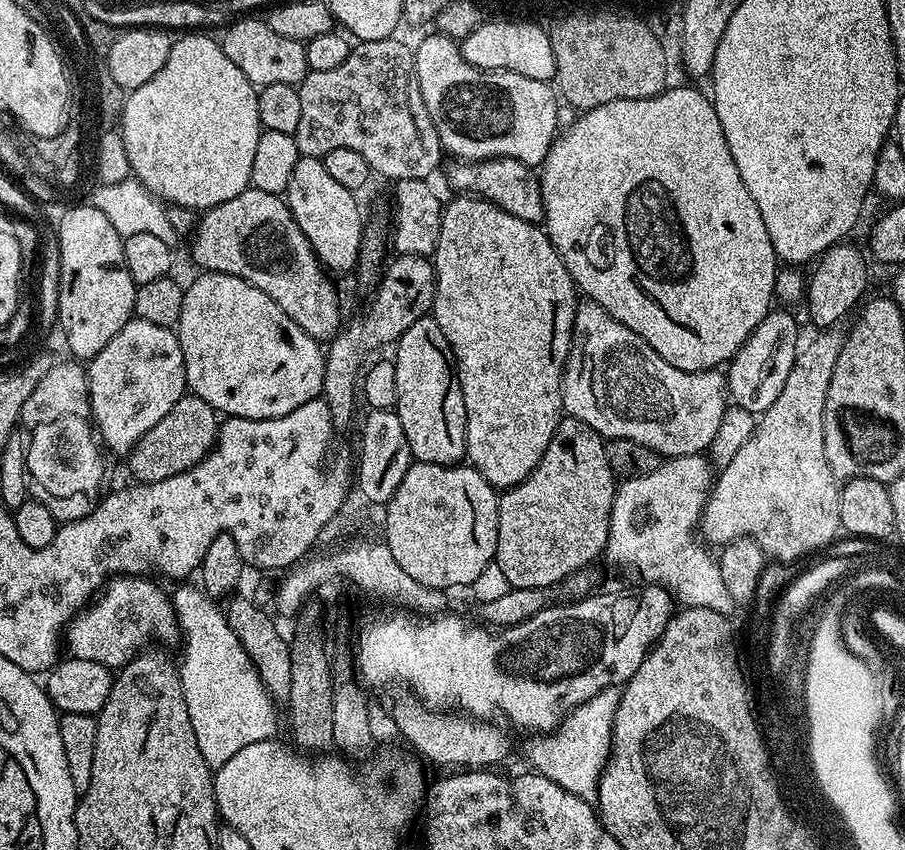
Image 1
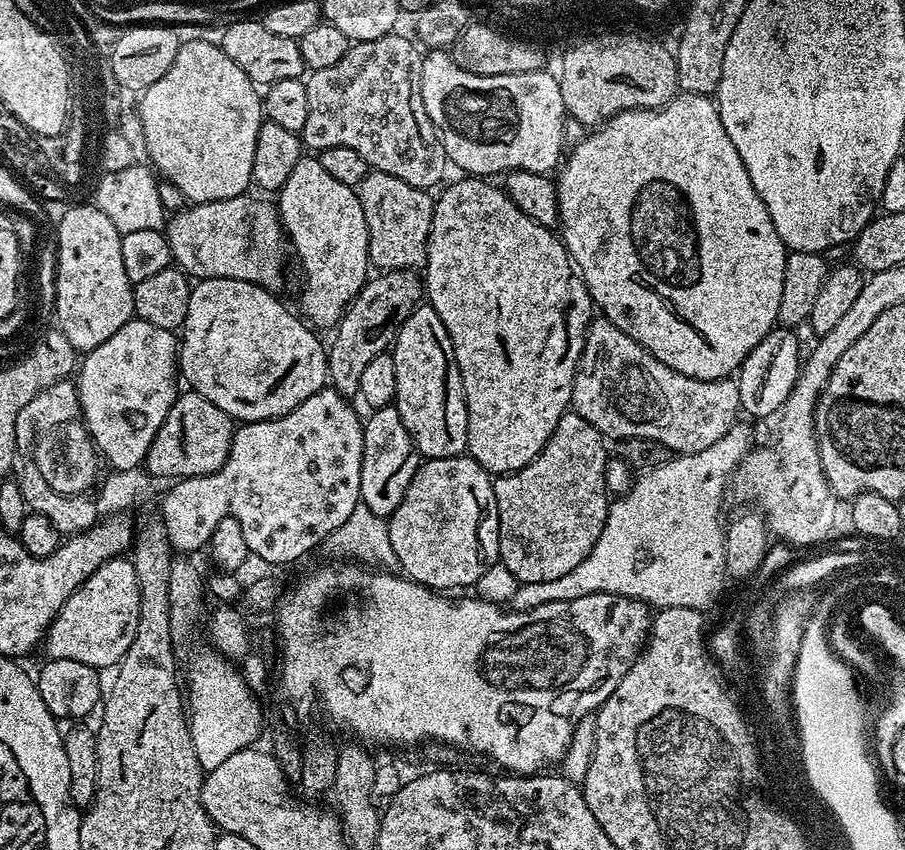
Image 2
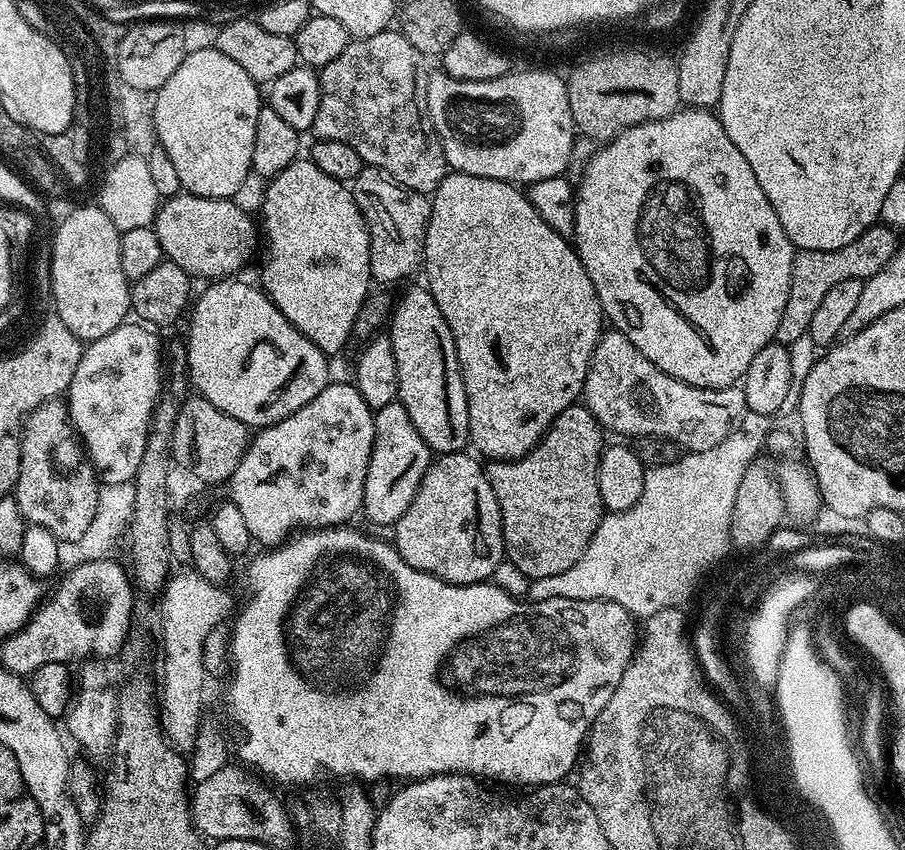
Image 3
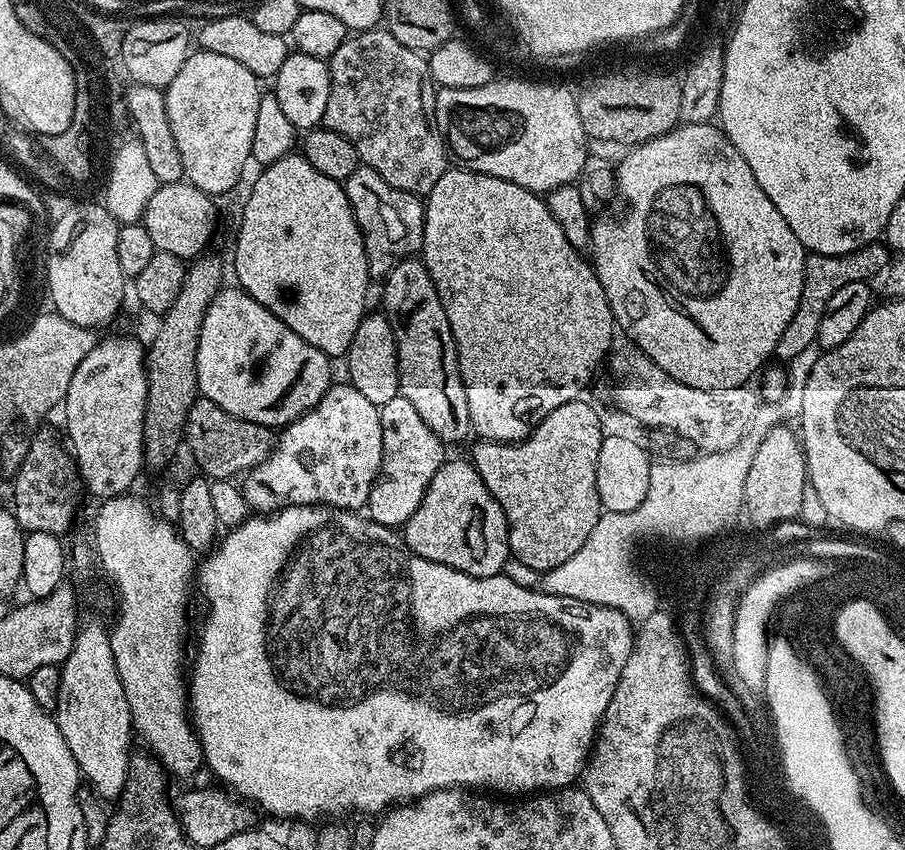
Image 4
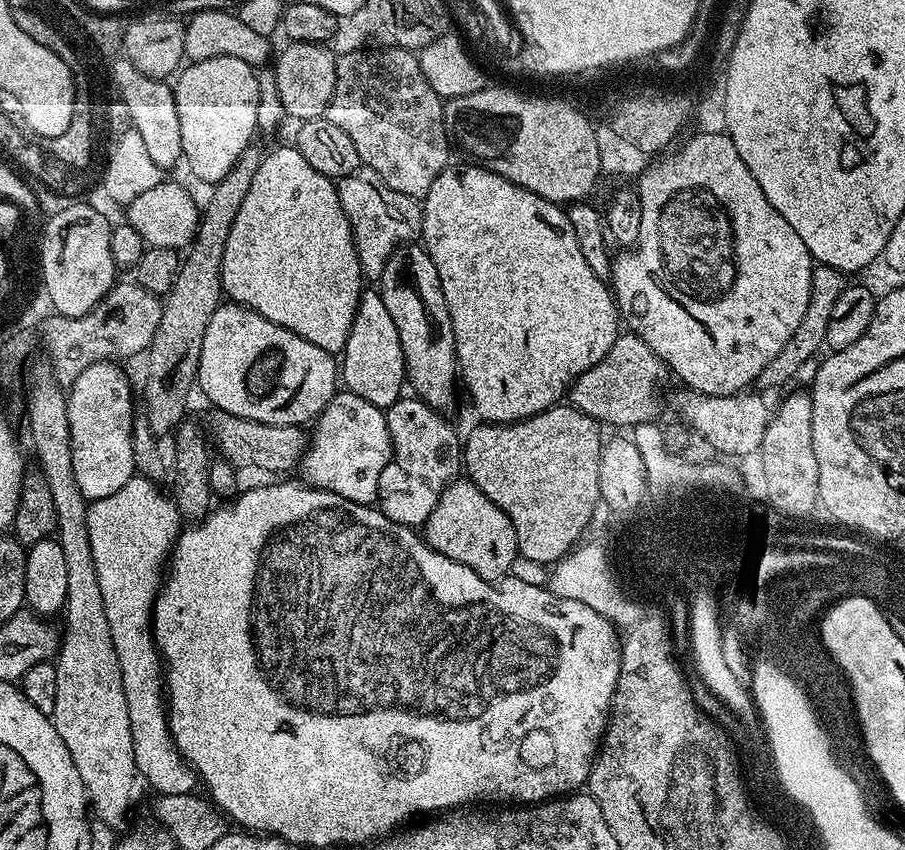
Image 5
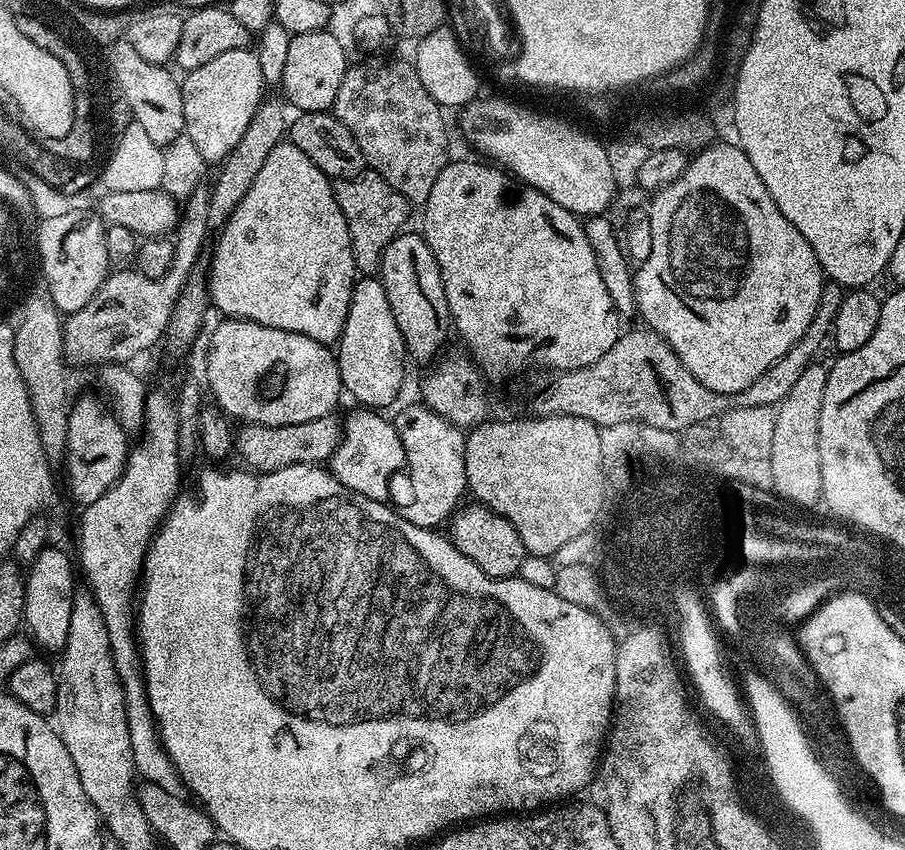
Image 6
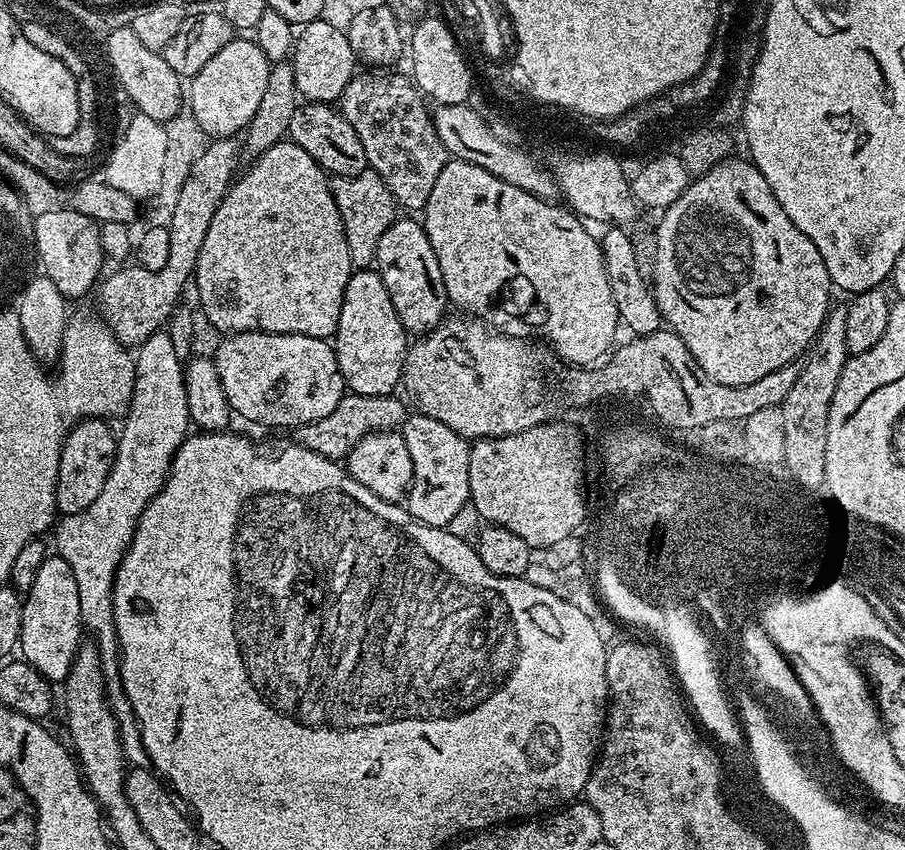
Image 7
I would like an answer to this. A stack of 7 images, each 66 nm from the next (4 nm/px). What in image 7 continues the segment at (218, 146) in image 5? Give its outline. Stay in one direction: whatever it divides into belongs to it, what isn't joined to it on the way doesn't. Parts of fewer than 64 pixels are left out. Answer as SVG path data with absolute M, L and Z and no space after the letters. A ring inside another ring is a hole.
M233 38L202 66L197 76L191 77L192 89L187 89L186 100L192 103L192 117L208 138L232 138L243 133L254 118L254 110L258 110L258 102L262 102L269 67L266 54L262 54L255 39Z

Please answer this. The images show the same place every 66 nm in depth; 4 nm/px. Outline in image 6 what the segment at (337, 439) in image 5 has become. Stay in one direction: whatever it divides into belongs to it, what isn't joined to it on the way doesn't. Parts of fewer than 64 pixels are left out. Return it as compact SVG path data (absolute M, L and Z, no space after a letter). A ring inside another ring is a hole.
M356 410L342 420L340 444L330 459L330 471L350 490L371 500L387 501L392 475L405 467L402 438L398 438L396 425L387 415L376 410Z

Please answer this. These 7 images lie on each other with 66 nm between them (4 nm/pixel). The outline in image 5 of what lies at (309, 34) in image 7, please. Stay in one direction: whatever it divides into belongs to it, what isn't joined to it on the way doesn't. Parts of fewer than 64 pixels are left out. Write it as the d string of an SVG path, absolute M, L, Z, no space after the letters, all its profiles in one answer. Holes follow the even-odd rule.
M288 42L285 48L279 52L274 60L276 69L276 85L278 86L278 98L282 98L285 117L296 119L296 122L313 120L324 116L328 110L328 103L334 94L334 82L336 81L337 55L328 44L311 44L310 42Z

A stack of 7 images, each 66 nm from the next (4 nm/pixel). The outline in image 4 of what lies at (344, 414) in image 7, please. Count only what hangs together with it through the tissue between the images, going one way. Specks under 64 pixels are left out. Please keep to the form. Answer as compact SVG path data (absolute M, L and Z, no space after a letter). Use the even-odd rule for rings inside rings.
M203 398L197 399L186 418L183 443L186 452L196 459L199 470L209 481L230 480L247 474L256 468L274 447L273 429L265 424L246 422L234 414L226 414L214 402Z

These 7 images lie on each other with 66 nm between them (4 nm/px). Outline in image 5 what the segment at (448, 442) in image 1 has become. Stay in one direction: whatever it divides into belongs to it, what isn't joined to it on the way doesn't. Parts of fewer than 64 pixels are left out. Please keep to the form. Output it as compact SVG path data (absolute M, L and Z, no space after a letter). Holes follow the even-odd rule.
M419 243L404 244L394 254L390 254L390 262L386 262L386 270L382 270L378 281L378 291L382 302L386 302L386 310L390 318L394 318L394 326L398 326L398 338L402 342L404 355L404 371L409 385L412 384L415 395L425 400L432 409L441 414L449 414L456 408L456 384L458 388L458 365L456 362L456 343L454 330L450 322L450 310L446 310L446 298L438 282L438 270L430 258L427 248Z

